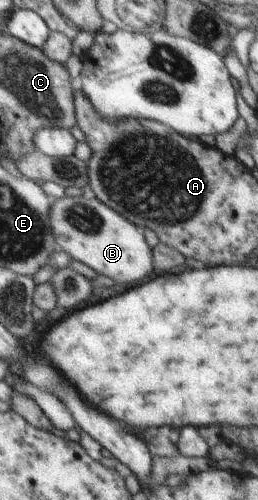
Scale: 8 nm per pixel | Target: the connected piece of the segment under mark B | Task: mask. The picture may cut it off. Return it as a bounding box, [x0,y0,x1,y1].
[51,194,155,286]

